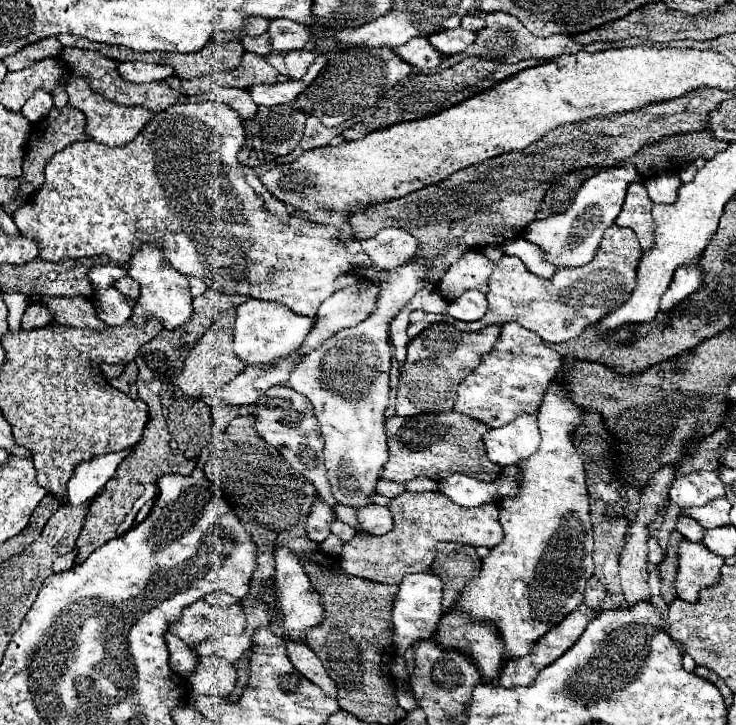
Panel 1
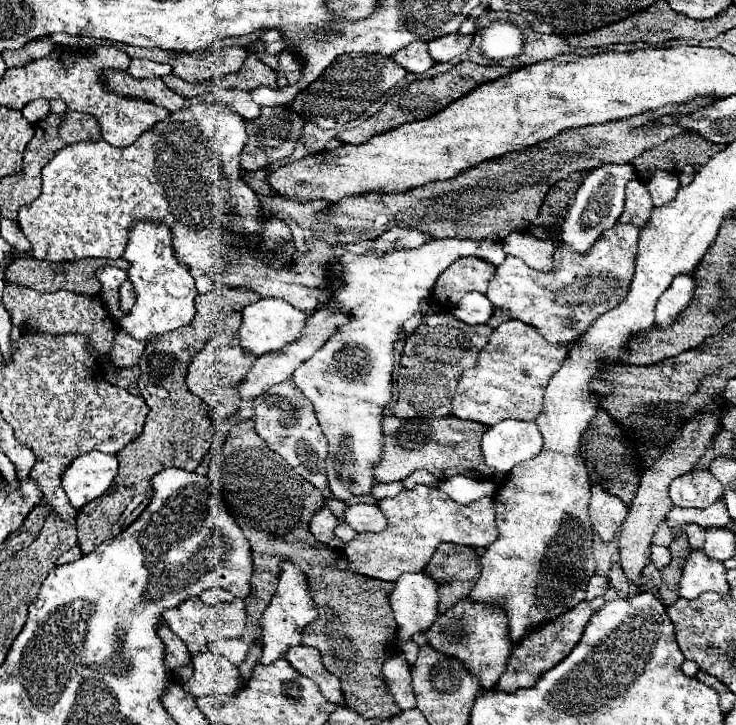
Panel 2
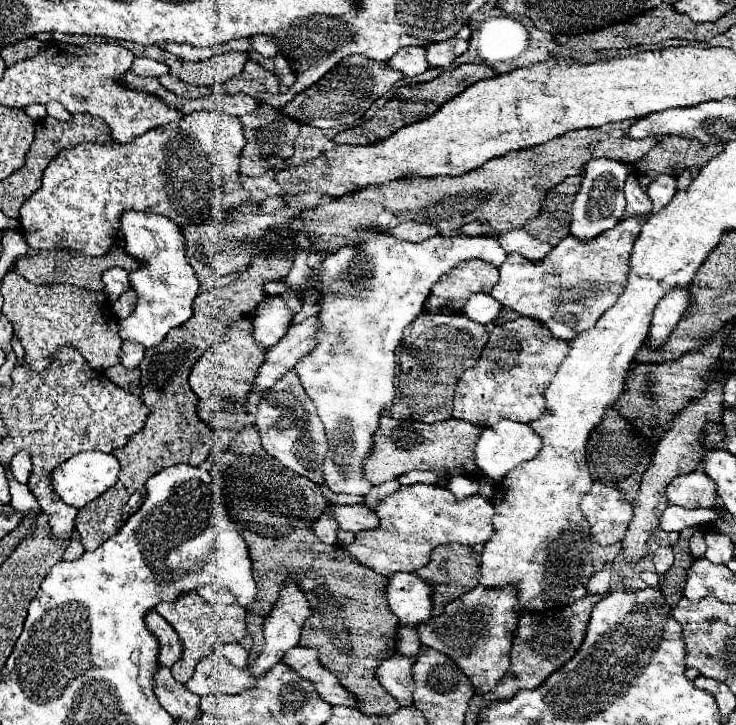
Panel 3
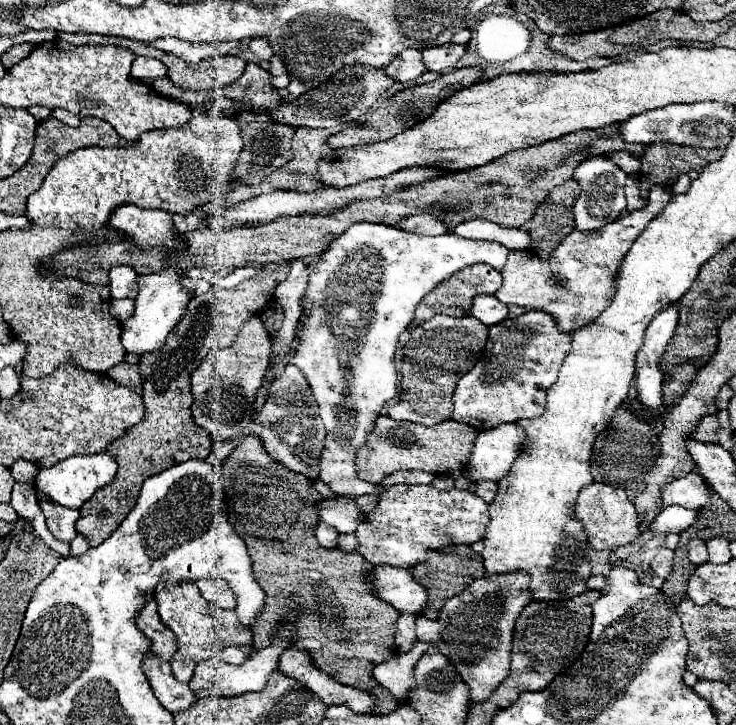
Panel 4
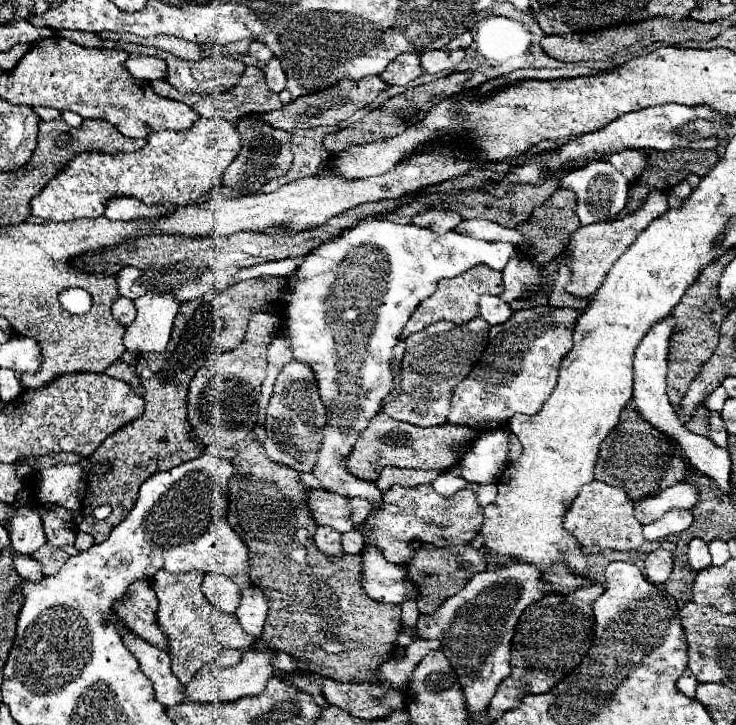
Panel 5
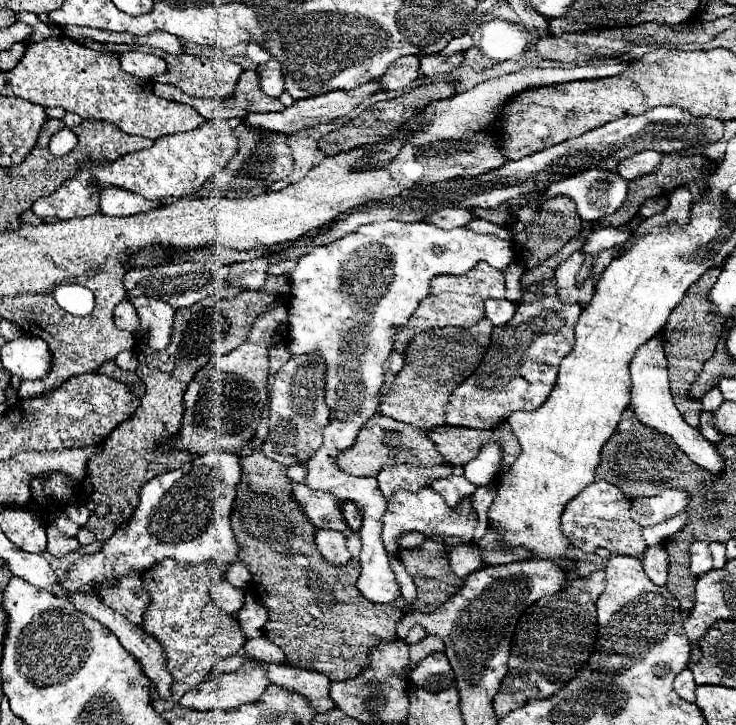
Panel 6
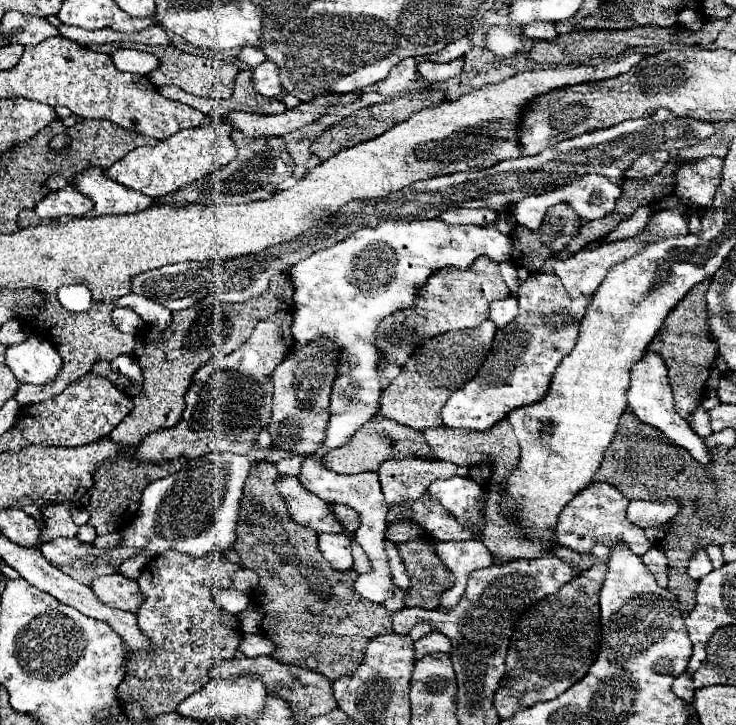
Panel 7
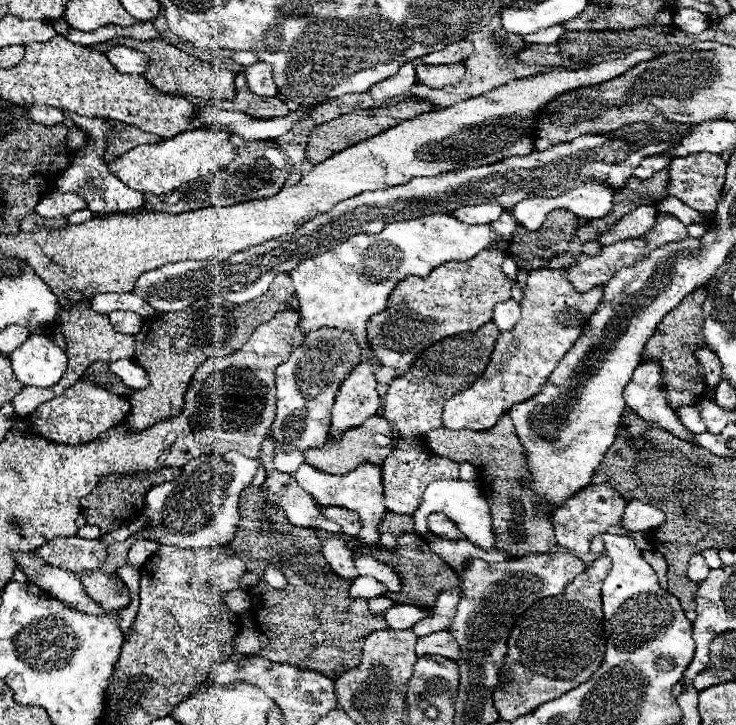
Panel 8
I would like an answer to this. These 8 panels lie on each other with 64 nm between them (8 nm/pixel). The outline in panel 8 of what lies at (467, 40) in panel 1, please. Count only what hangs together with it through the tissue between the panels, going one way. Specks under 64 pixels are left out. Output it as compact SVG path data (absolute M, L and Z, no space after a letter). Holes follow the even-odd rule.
M416 64L416 76L428 88L444 88L456 86L464 76L464 64L450 64L450 66L426 66Z

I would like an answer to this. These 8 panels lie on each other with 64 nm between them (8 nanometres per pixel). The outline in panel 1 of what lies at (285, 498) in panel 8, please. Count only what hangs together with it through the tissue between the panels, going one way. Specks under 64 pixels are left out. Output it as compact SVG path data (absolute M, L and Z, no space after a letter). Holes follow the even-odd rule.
M368 504L362 508L356 508L358 524L364 532L368 534L386 534L392 530L392 514L388 512L386 506L376 506Z

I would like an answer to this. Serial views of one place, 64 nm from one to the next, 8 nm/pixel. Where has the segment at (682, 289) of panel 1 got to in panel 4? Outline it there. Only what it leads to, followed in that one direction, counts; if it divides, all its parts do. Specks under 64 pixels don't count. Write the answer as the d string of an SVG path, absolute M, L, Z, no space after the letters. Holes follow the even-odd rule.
M678 302L668 306L668 310L656 314L650 322L644 344L636 356L636 400L650 410L664 408L664 372L662 372L662 356L670 338L674 336L678 322Z

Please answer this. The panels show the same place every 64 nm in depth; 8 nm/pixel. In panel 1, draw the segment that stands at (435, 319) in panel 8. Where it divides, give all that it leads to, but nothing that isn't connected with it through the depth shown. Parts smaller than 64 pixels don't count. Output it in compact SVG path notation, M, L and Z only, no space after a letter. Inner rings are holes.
M474 250L466 252L456 264L446 270L442 280L438 282L438 290L448 302L458 298L466 290L480 290L486 294L492 270L494 264L486 256L474 254Z

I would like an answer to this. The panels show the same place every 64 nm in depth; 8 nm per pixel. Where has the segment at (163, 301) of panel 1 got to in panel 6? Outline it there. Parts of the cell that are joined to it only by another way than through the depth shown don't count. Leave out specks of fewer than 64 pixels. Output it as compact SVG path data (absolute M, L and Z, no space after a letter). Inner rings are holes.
M100 186L98 190L100 190L98 192L100 214L106 214L106 216L132 216L132 214L148 212L162 204L156 200L142 198L140 194L134 194L130 190L118 188L118 186L104 186L104 188ZM146 296L128 298L128 300L132 302L132 306L140 316L141 327L133 333L136 342L143 341L156 350L164 350L164 346L170 342L174 308L170 308L166 302ZM126 350L126 352L122 352L120 356L116 356L116 366L118 368L122 368L122 370L126 370L126 372L136 372L136 354L130 350Z

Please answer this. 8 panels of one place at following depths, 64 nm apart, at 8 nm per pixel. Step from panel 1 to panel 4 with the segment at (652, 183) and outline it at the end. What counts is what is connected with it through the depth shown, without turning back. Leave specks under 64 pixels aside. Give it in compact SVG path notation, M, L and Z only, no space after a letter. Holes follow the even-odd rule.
M654 186L648 194L646 206L642 210L628 212L620 216L616 222L608 222L600 230L580 232L574 230L560 242L560 246L552 252L550 260L540 260L520 250L512 250L502 268L502 286L496 292L498 300L504 304L516 304L526 310L548 310L556 320L560 330L572 332L584 326L588 320L594 320L612 300L612 278L620 268L624 254L630 250L632 242L644 232L650 220L654 220L664 206L670 202L672 190L670 186ZM564 276L562 286L552 286L554 278Z

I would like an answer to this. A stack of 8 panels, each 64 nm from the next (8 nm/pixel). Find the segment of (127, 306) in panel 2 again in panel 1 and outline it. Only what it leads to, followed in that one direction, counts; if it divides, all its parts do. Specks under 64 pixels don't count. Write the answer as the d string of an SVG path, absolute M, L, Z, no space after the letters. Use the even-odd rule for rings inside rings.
M124 276L124 278L120 278L116 282L116 290L120 294L124 294L126 298L130 298L130 300L136 300L138 294L140 294L140 286L136 286L136 282L132 278L128 278L128 276Z

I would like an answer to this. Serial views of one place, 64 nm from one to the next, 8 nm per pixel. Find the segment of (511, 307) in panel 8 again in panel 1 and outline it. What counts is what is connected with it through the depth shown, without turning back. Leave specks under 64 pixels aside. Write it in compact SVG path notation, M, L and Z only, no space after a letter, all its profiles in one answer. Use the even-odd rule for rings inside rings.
M478 290L464 292L460 298L450 302L450 306L448 306L448 314L452 318L464 320L464 322L480 320L480 318L484 318L486 312L488 312L486 296L482 292L478 292Z

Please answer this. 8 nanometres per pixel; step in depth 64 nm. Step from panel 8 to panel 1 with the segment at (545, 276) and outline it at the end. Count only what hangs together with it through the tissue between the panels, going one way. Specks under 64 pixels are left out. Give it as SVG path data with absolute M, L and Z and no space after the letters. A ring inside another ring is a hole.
M506 322L500 326L500 336L494 348L486 352L480 360L480 366L458 384L454 412L476 418L490 428L512 422L520 414L536 414L544 392L552 378L556 378L556 372L562 368L562 362L564 356L546 346L536 332L516 322Z

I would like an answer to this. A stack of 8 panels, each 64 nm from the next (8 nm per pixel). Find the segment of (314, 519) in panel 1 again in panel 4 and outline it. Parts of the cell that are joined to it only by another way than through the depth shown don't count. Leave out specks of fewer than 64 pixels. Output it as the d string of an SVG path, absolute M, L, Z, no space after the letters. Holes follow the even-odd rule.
M318 522L316 538L318 538L318 544L324 546L324 548L336 548L338 546L338 532L336 532L336 528L332 528L332 526L324 524L324 522Z

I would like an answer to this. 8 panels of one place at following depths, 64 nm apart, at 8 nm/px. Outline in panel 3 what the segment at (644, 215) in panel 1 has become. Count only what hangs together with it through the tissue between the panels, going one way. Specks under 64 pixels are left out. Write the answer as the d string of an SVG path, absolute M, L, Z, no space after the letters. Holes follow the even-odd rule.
M632 172L626 180L624 192L626 192L627 202L624 218L628 218L628 216L649 214L651 212L652 202L647 191L641 187L638 177L634 172Z

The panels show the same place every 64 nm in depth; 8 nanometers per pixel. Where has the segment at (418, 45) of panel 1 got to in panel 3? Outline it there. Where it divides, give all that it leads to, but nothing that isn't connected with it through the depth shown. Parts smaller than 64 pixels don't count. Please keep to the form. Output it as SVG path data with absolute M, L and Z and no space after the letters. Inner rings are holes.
M404 48L404 50L398 50L398 54L394 54L394 58L390 58L388 66L392 70L398 70L404 78L414 78L422 72L426 72L430 66L426 62L426 54L424 54L424 48Z

